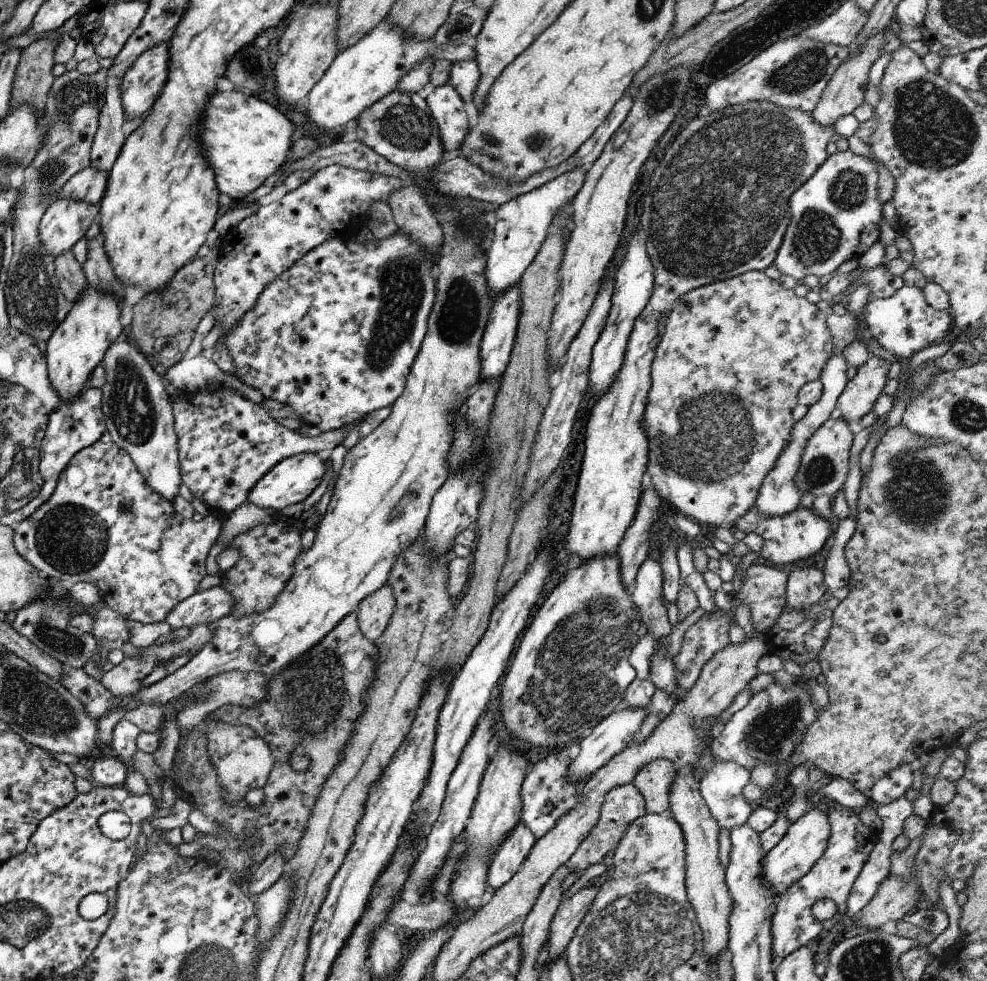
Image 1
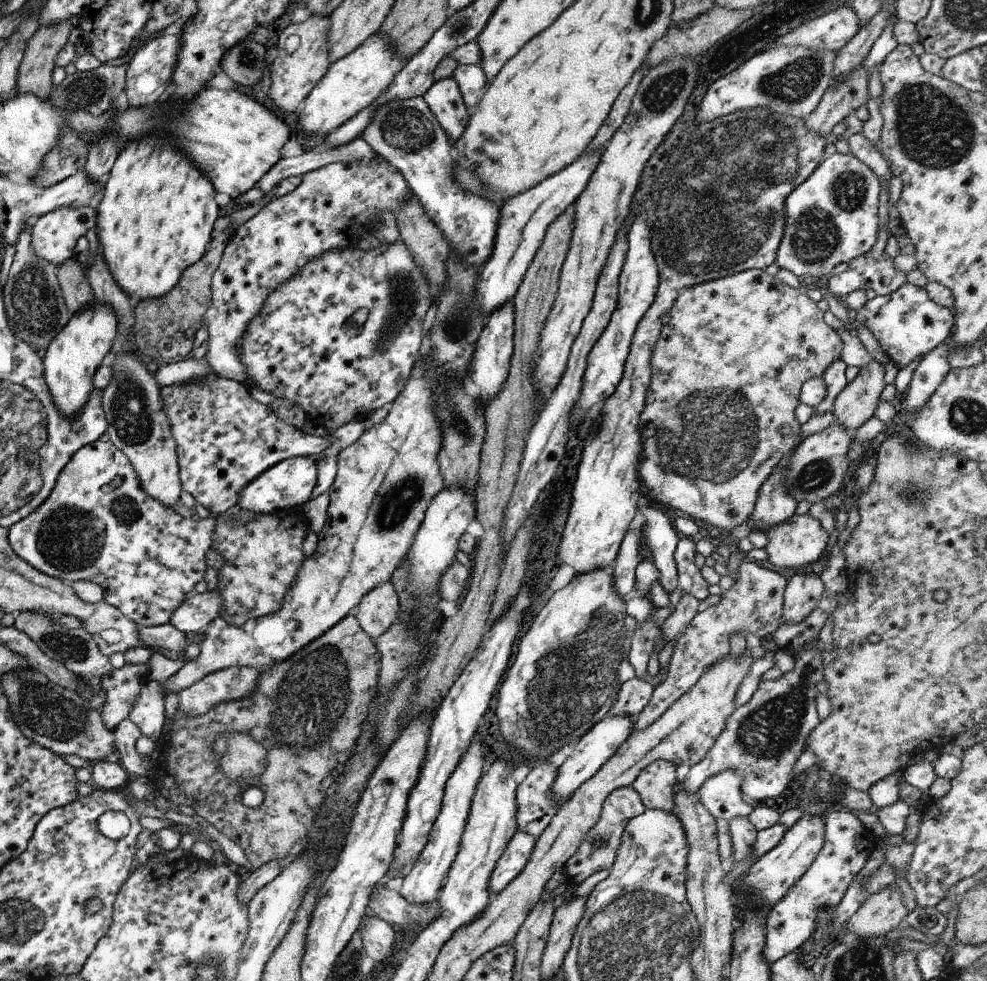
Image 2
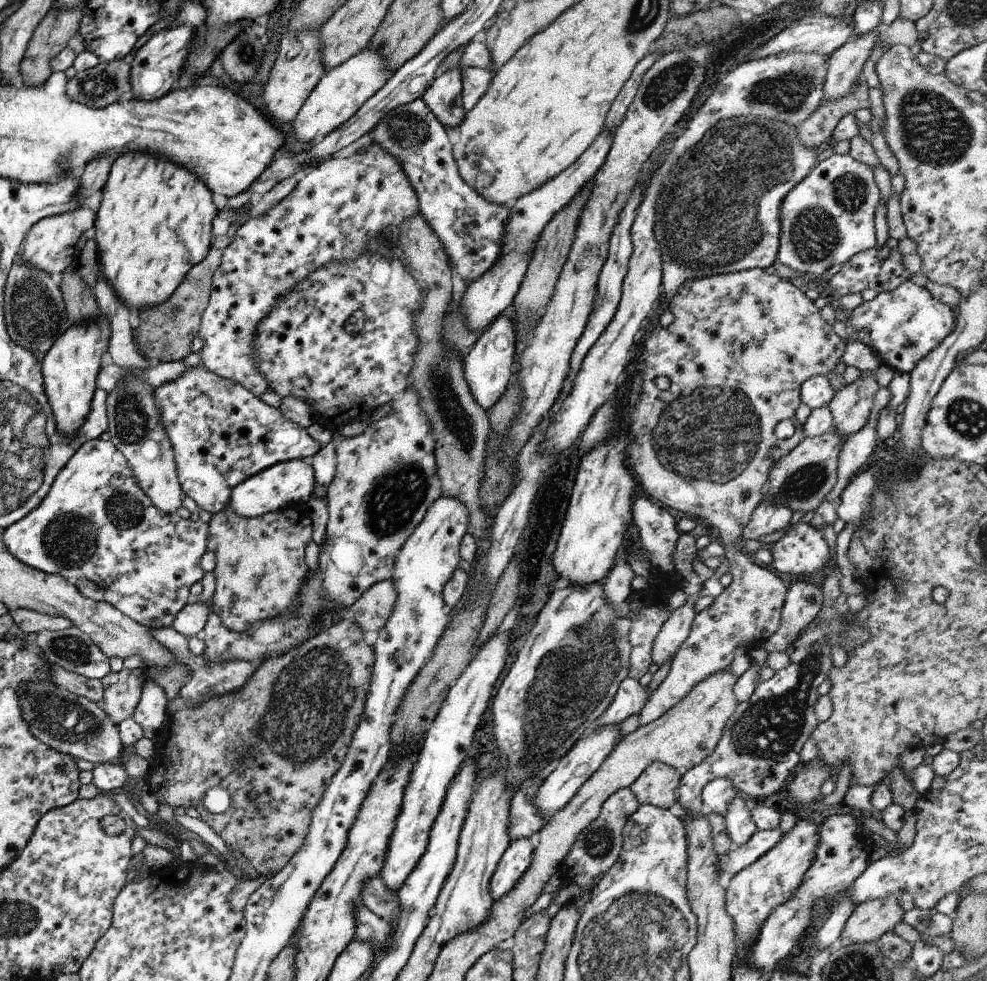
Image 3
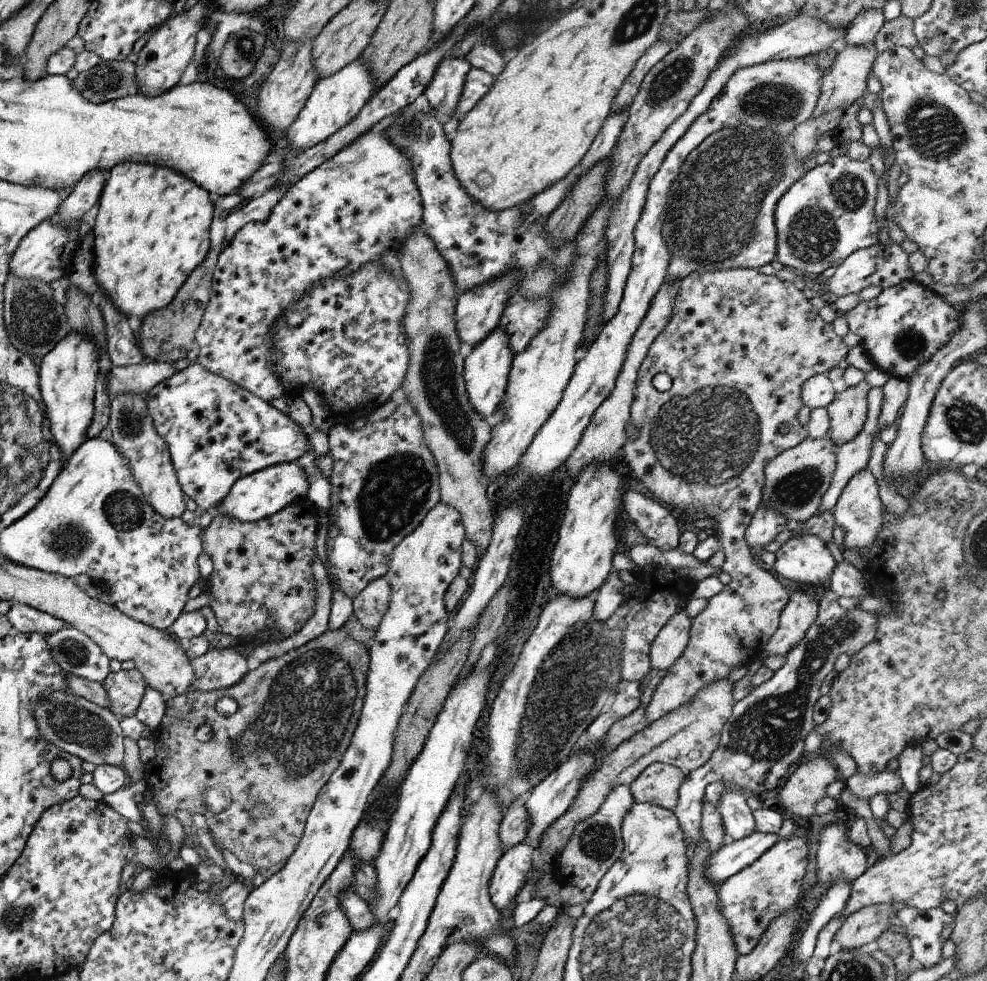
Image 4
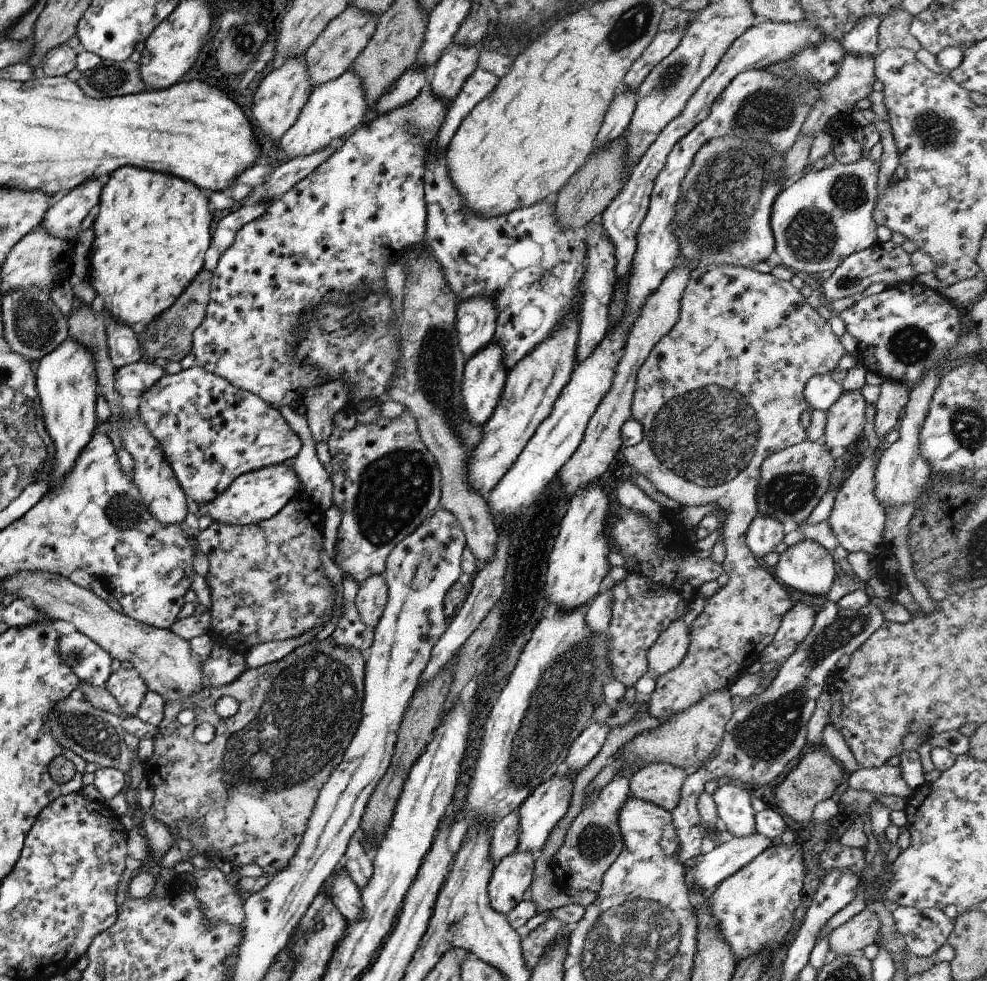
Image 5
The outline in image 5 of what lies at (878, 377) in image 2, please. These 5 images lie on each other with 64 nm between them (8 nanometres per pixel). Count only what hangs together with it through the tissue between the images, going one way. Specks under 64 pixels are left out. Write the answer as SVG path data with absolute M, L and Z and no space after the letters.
M860 389L855 391L842 391L840 397L827 408L826 424L822 436L823 444L831 450L832 448L845 448L853 441L860 438L863 430L865 419L863 412L865 410L864 398L860 395Z

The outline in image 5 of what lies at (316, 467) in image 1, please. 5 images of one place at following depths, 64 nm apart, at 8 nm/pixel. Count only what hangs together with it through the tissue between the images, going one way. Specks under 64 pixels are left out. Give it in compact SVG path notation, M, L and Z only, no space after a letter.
M290 464L269 465L239 475L212 501L198 507L198 516L210 516L213 521L228 525L252 525L273 516L293 497L302 496L302 486Z

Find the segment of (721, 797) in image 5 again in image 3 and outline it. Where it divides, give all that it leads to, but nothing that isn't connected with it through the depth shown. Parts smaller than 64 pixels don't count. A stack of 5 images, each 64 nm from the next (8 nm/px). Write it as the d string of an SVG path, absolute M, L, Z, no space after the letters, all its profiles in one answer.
M735 797L730 800L727 812L724 814L725 828L732 846L745 844L757 830L750 811L744 806L744 800Z

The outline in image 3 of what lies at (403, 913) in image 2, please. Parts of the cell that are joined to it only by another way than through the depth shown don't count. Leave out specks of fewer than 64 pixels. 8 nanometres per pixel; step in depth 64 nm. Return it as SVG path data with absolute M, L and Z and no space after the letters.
M371 877L366 880L360 891L362 904L375 916L391 920L389 916L399 911L400 904L396 894L392 893L379 877Z

